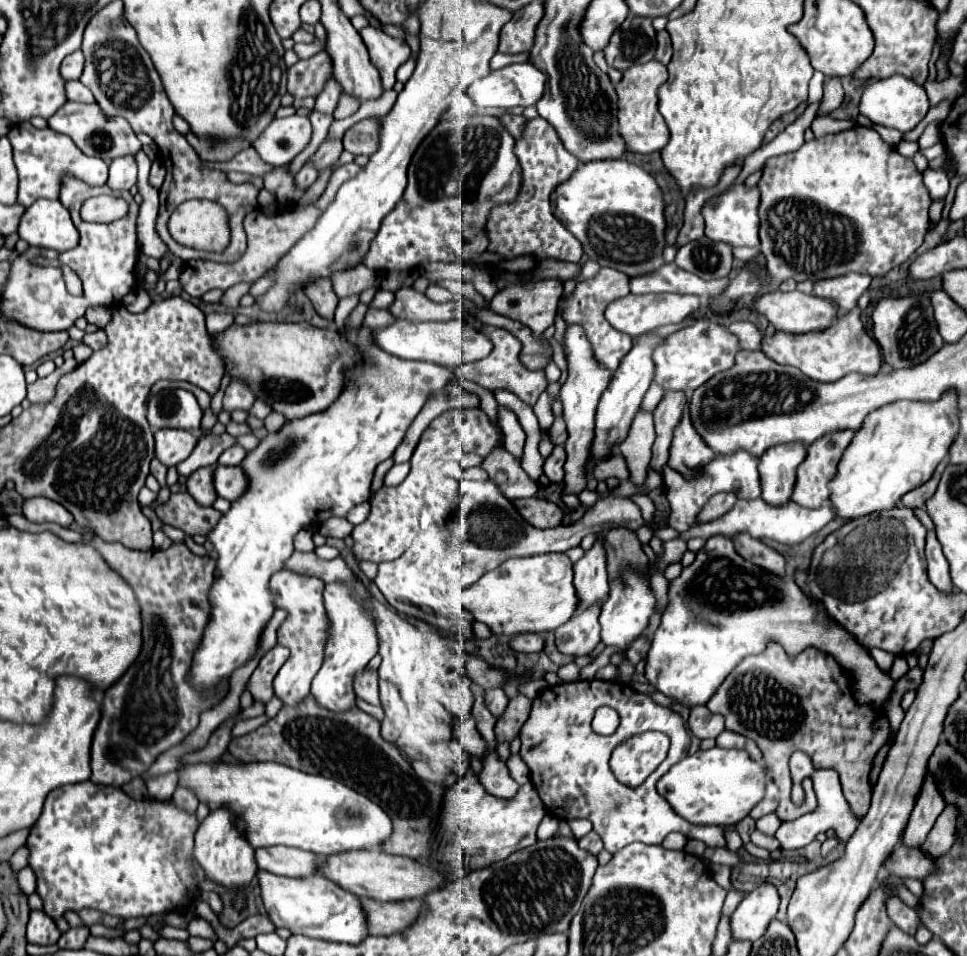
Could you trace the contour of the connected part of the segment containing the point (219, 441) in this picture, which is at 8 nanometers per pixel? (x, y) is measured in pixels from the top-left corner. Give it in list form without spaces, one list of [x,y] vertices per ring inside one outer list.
[[[223,433],[223,435],[207,435],[207,437],[201,437],[199,443],[195,445],[195,449],[191,451],[189,459],[181,461],[177,465],[177,471],[179,475],[185,475],[189,477],[193,471],[197,471],[199,467],[211,467],[217,463],[219,455],[227,449],[235,445],[235,437],[231,437],[229,433]]]

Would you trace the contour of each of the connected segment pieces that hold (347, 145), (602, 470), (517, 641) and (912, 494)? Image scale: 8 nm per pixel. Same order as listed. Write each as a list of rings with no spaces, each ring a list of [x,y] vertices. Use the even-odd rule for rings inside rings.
[[[371,119],[371,121],[359,121],[353,127],[349,127],[343,137],[343,149],[353,155],[367,155],[367,157],[373,155],[379,143],[377,125],[379,121]]]
[[[615,451],[609,459],[605,459],[603,463],[599,463],[599,467],[593,471],[595,479],[609,479],[609,477],[617,477],[621,481],[629,479],[629,469],[627,463],[623,461],[623,455],[619,451]]]
[[[517,635],[517,637],[511,637],[511,647],[515,651],[533,653],[533,651],[543,651],[545,641],[541,635]]]
[[[945,458],[935,469],[933,473],[933,477],[925,483],[925,485],[921,485],[921,487],[917,487],[917,489],[913,489],[913,491],[909,491],[907,495],[903,495],[903,505],[907,505],[907,507],[923,507],[923,503],[935,493],[935,489],[937,489],[937,483],[939,483],[941,475],[945,470],[945,467],[949,463],[949,458]]]

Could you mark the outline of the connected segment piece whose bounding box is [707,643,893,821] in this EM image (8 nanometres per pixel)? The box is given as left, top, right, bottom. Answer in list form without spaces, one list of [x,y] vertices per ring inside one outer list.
[[[767,643],[759,655],[745,657],[721,683],[709,699],[707,709],[725,717],[725,729],[745,735],[761,749],[767,769],[779,787],[781,801],[777,817],[793,821],[817,807],[813,781],[803,779],[805,799],[801,805],[791,801],[793,781],[789,775],[789,757],[795,751],[805,751],[815,769],[835,769],[841,779],[843,795],[857,821],[867,815],[873,785],[869,781],[875,755],[891,743],[893,733],[889,721],[871,705],[861,705],[855,699],[855,679],[831,655],[821,649],[807,647],[797,655],[787,655],[779,643]]]

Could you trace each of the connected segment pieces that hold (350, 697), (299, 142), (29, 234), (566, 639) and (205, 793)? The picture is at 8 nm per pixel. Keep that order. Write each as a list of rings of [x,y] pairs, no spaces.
[[[329,583],[325,585],[325,609],[329,617],[327,641],[325,641],[325,659],[319,673],[313,679],[311,695],[317,699],[319,707],[325,707],[333,713],[345,713],[357,707],[357,695],[353,691],[355,677],[367,667],[367,663],[377,655],[377,633],[371,617],[361,611],[349,585]]]
[[[291,115],[285,119],[273,119],[269,127],[257,137],[253,149],[261,159],[273,167],[291,163],[309,143],[311,123],[305,115]]]
[[[37,199],[27,207],[17,233],[29,245],[55,251],[67,251],[79,243],[79,233],[69,211],[59,201],[51,199]]]
[[[599,605],[589,607],[583,613],[577,613],[573,621],[557,627],[557,649],[571,657],[587,657],[601,643],[599,637]]]
[[[193,763],[181,769],[179,785],[191,787],[211,811],[227,805],[241,815],[243,831],[255,849],[287,845],[329,857],[343,851],[379,849],[393,835],[389,815],[365,795],[335,779],[309,775],[281,763]]]

